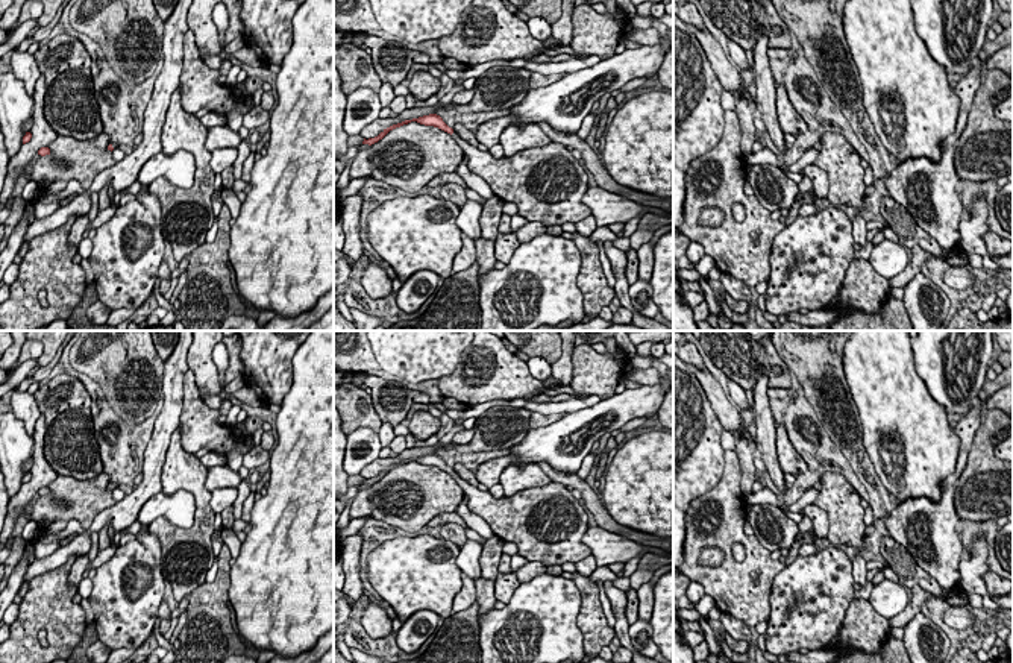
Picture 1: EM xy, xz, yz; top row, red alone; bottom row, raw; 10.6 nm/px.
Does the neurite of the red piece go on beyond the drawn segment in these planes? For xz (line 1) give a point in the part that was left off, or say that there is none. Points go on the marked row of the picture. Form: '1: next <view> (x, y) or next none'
1: next none

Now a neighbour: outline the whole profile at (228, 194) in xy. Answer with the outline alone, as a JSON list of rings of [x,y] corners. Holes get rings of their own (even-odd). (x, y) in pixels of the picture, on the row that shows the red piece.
[[[223,188],[223,203],[229,208],[232,218],[237,218],[241,209],[241,202],[232,188]]]

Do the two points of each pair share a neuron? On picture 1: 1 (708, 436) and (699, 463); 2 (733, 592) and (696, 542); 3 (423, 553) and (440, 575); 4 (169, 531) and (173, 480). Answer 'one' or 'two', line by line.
1: one
2: one
3: one
4: one

